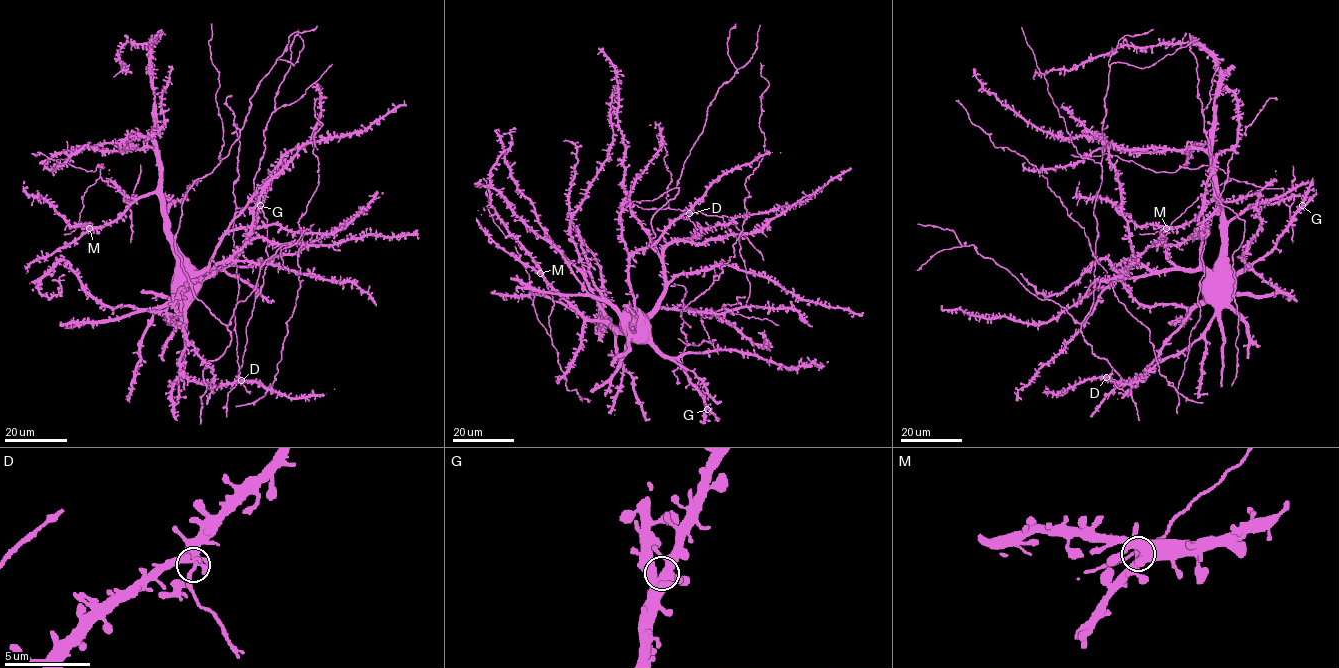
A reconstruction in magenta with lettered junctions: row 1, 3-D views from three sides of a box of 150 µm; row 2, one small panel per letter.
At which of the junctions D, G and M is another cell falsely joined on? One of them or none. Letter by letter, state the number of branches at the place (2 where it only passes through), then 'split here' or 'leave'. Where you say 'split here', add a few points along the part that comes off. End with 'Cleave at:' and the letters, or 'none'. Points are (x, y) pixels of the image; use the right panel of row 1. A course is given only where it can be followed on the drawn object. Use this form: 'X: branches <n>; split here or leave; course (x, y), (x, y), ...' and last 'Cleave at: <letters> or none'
D: branches 5; split here; course (1107, 377), (1123, 391)
G: branches 5; leave
M: branches 5; leave
Cleave at: D

